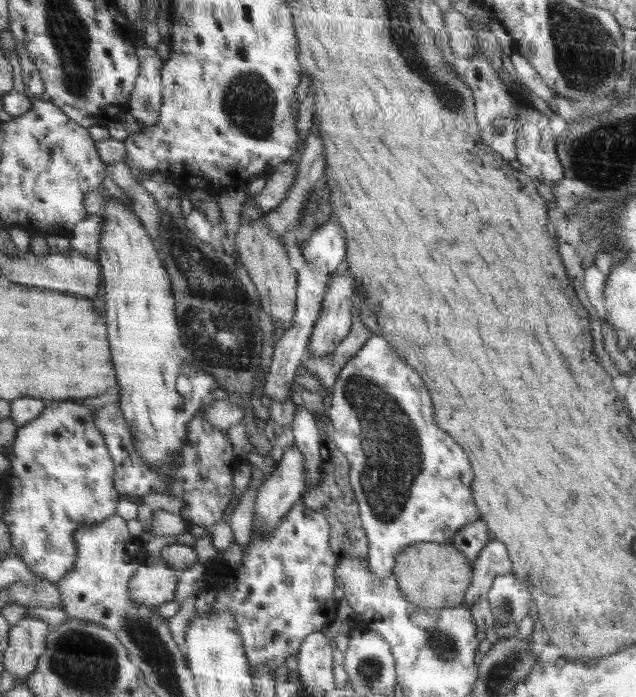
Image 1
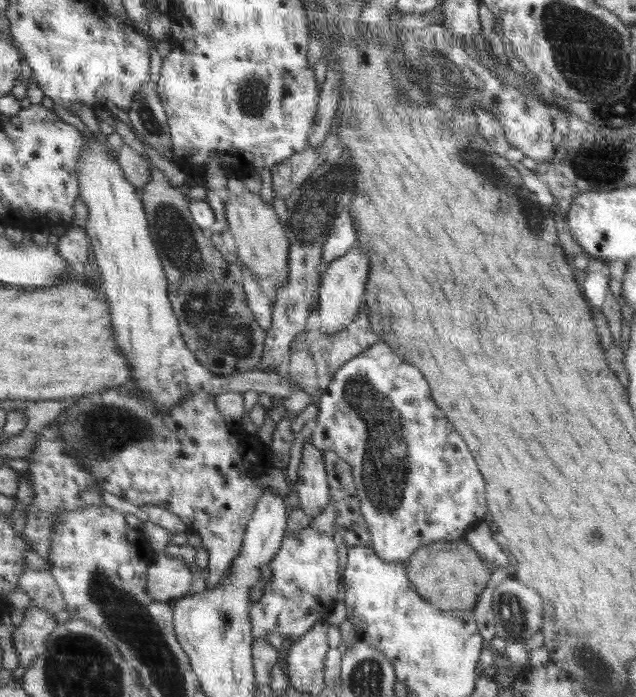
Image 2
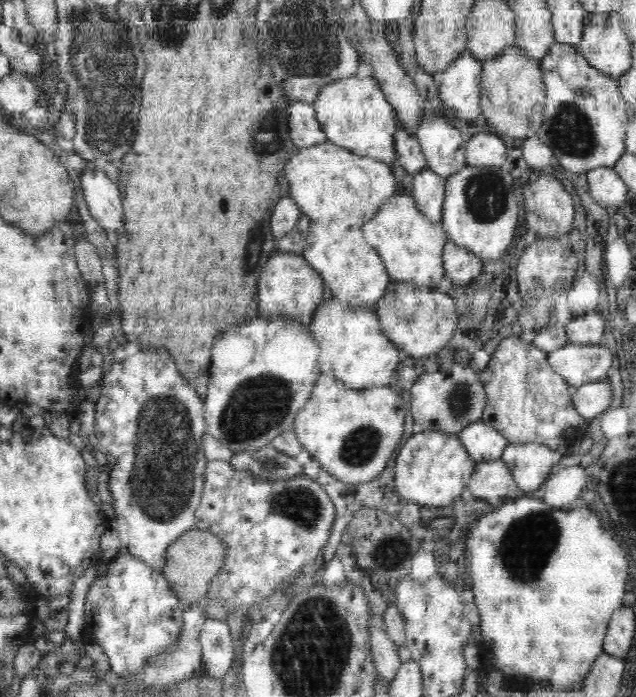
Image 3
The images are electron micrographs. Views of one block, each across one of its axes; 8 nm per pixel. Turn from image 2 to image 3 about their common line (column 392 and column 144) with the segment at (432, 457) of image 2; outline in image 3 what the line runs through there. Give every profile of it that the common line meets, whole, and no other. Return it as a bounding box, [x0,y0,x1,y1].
[94,348,207,572]

